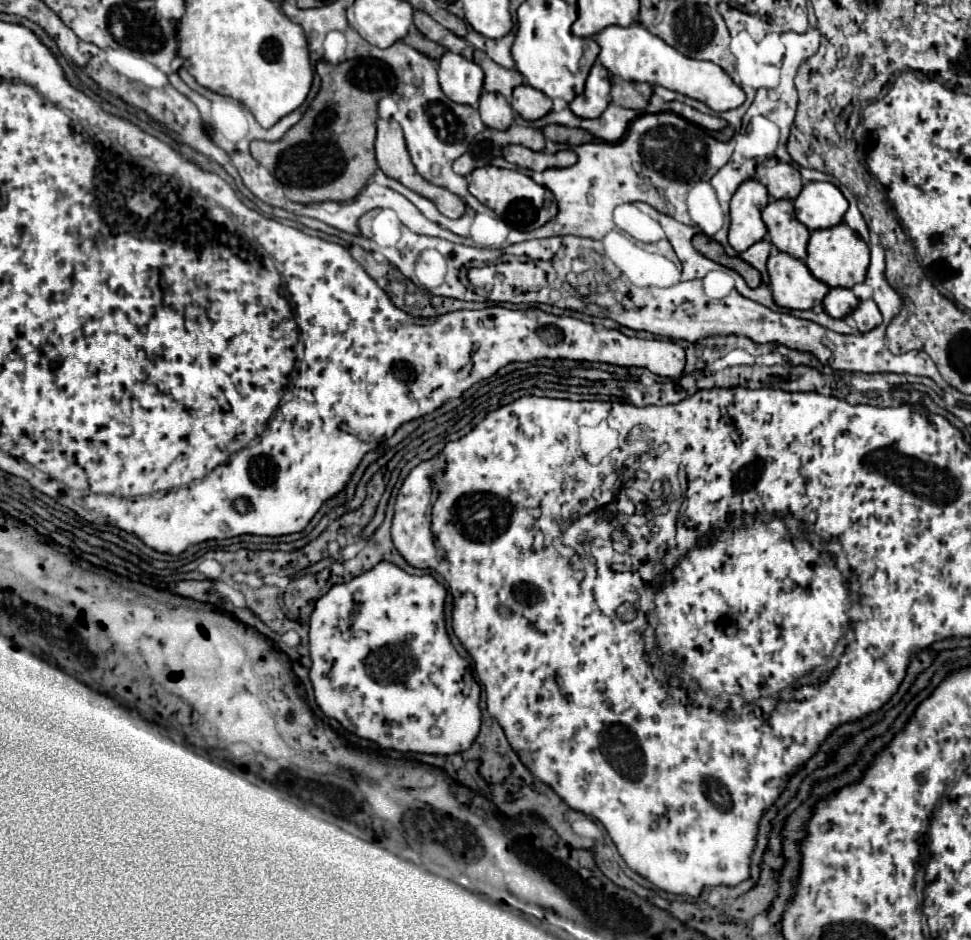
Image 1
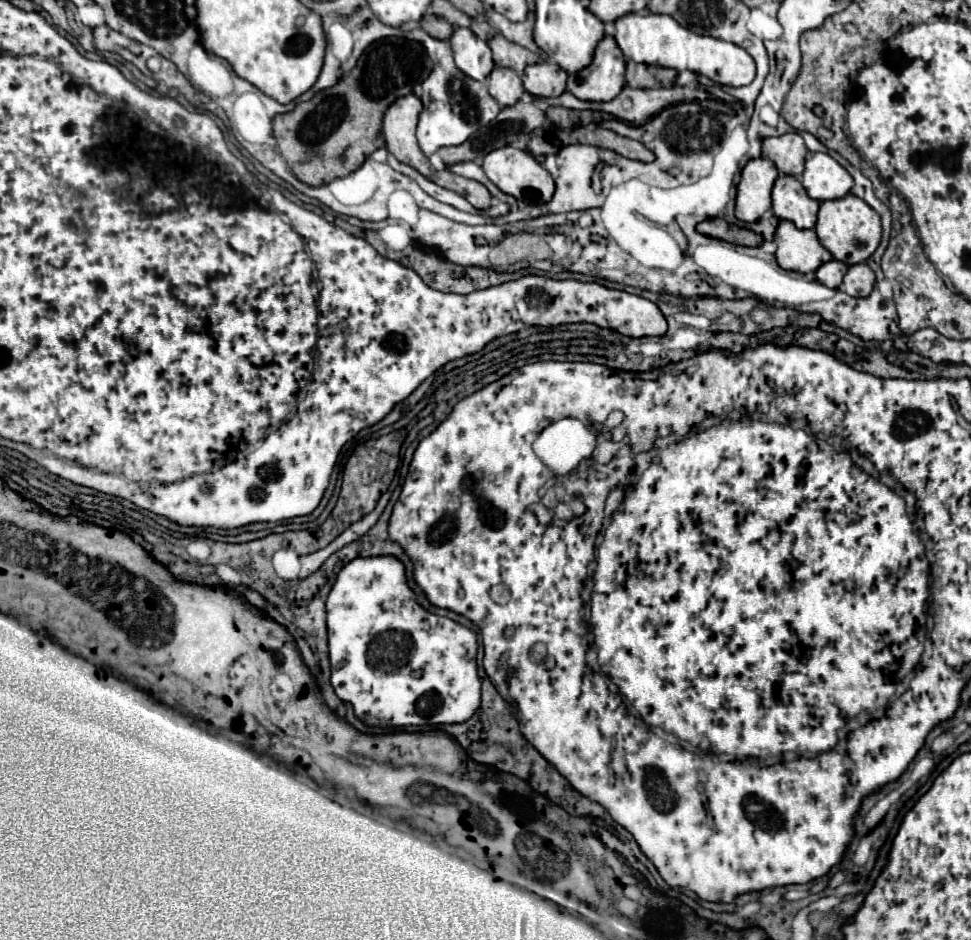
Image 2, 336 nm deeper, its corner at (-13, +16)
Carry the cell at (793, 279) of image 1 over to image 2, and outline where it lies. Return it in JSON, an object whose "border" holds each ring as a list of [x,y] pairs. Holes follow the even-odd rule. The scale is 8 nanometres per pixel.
{"border":[[[788,220],[780,222],[774,242],[778,246],[778,266],[790,272],[810,274],[832,260],[832,254],[818,242],[814,230],[798,230]]]}

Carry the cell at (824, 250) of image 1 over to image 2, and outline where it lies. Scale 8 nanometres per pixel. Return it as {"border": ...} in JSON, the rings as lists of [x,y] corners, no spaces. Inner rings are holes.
{"border":[[[846,194],[844,198],[826,200],[820,204],[816,234],[820,244],[834,256],[834,260],[844,262],[846,266],[854,266],[866,262],[874,254],[882,238],[882,226],[880,216],[864,200],[856,198],[854,194]]]}

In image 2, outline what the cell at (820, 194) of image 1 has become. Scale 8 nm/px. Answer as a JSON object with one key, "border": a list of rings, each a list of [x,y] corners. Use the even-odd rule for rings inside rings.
{"border":[[[812,152],[806,156],[802,186],[810,198],[824,202],[850,194],[854,180],[830,154]]]}

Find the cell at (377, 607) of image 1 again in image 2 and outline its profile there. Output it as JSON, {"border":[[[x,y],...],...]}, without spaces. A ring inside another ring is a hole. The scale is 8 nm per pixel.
{"border":[[[370,556],[370,558],[356,558],[350,564],[346,564],[338,578],[336,584],[332,586],[328,600],[326,600],[326,610],[328,610],[328,650],[330,650],[330,664],[332,664],[332,686],[344,702],[350,702],[354,708],[354,714],[368,726],[374,726],[374,720],[378,724],[388,724],[392,728],[400,726],[424,726],[424,724],[460,724],[466,722],[474,716],[474,712],[480,708],[480,678],[476,672],[476,654],[478,654],[478,640],[472,630],[466,626],[432,614],[424,610],[416,602],[414,590],[406,584],[406,570],[404,564],[396,556]]]}

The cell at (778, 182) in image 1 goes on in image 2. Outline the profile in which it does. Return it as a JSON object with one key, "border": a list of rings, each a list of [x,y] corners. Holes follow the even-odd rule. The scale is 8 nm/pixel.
{"border":[[[794,132],[794,134],[776,136],[776,138],[766,138],[762,142],[762,156],[770,158],[780,172],[800,178],[804,172],[808,150],[800,134]]]}

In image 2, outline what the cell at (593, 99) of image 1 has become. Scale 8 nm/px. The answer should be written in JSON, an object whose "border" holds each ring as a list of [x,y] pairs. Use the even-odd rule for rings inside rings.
{"border":[[[604,36],[598,44],[594,60],[588,68],[568,76],[566,90],[580,100],[608,102],[624,86],[624,56],[612,36]]]}

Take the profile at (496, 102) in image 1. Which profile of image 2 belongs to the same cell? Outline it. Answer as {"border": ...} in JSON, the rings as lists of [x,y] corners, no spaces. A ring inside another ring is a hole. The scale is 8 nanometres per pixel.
{"border":[[[494,68],[494,72],[490,74],[490,94],[492,98],[502,106],[514,106],[522,94],[524,94],[524,86],[522,86],[522,78],[510,70],[510,68]]]}

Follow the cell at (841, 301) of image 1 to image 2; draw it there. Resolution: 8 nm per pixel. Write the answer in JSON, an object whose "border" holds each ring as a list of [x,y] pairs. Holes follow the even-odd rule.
{"border":[[[830,260],[826,264],[822,264],[822,268],[816,270],[816,280],[828,288],[838,288],[842,284],[844,274],[848,272],[848,266],[838,262],[838,260]]]}

